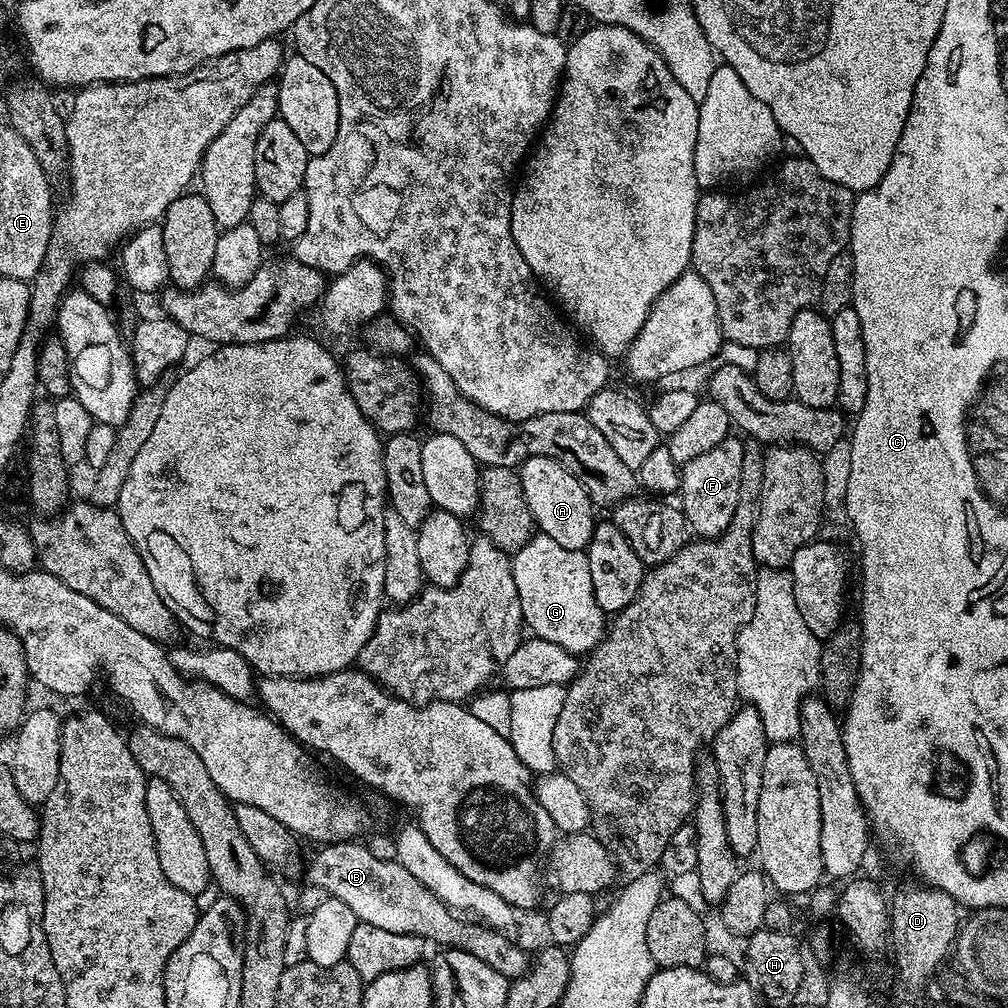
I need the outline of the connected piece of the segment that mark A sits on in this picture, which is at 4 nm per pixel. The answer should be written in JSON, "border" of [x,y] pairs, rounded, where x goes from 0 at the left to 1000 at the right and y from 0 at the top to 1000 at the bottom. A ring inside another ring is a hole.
{"border":[[[531,452],[520,457],[514,467],[531,523],[539,531],[550,534],[554,542],[562,542],[562,546],[582,545],[593,513],[587,509],[589,501],[577,478],[550,454],[541,452]]]}

